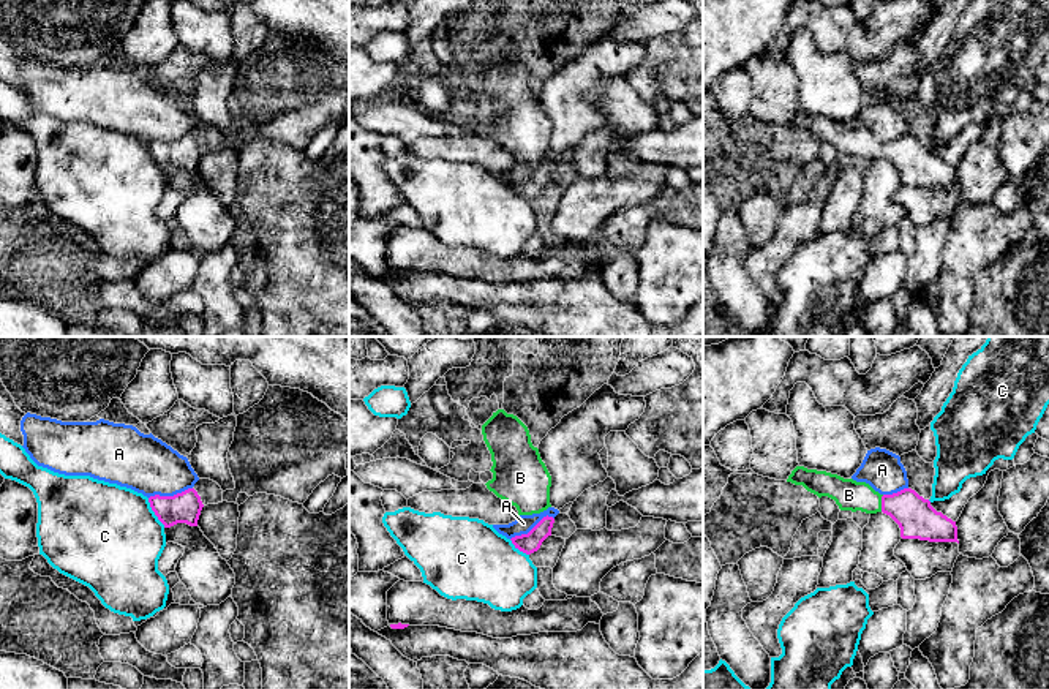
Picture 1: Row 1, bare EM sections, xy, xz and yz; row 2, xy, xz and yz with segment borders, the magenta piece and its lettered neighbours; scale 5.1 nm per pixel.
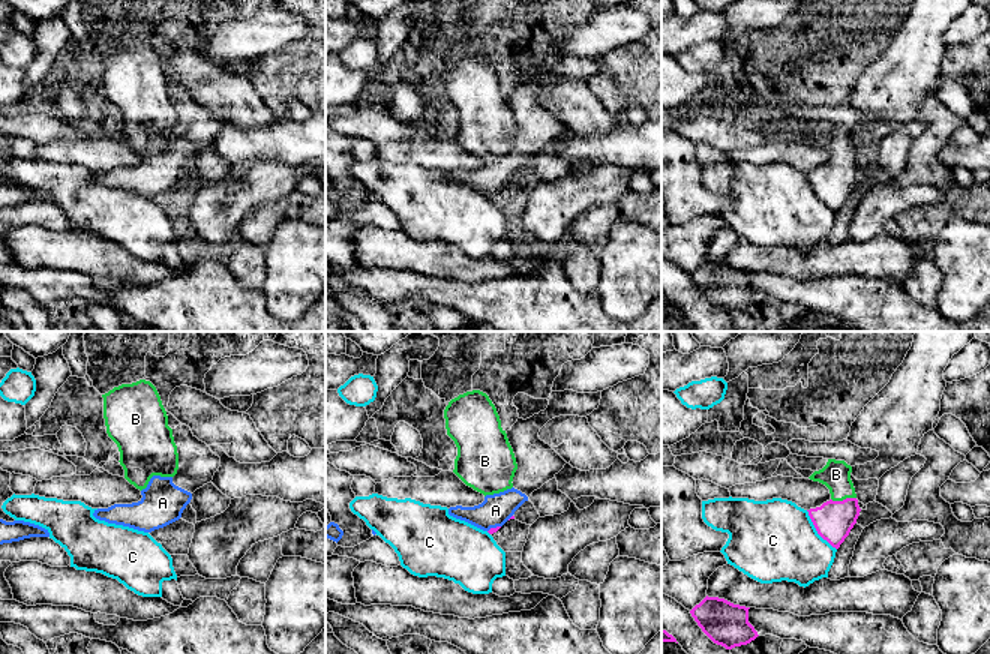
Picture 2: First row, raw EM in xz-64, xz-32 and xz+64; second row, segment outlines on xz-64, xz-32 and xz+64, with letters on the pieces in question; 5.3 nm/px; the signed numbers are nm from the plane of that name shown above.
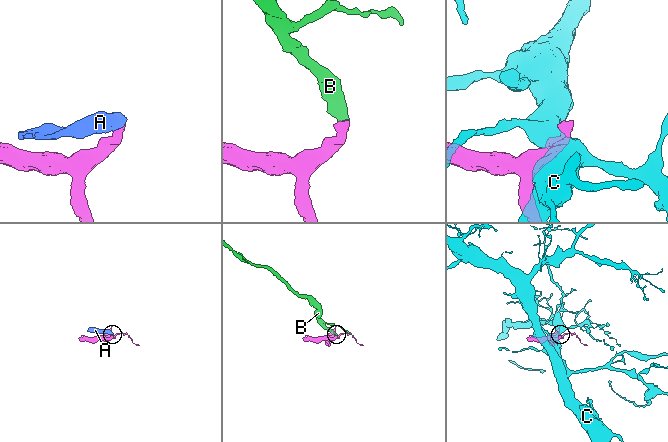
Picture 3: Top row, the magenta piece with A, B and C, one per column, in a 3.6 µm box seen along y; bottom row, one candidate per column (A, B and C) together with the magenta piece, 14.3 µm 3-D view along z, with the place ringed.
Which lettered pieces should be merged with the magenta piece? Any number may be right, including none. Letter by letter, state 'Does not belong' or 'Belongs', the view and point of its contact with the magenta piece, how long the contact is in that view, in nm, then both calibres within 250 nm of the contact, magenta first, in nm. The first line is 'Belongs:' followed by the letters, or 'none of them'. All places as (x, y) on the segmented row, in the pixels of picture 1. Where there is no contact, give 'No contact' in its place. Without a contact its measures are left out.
Belongs: B
A: Does not belong. Touches magenta at xy (169, 496). Shared border 240 nm. Thickness 160 nm (magenta) against 300 nm
B: Belongs. Touches magenta at yz (882, 503). Shared border 90 nm. Thickness 200 nm (magenta) against 160 nm
C: Does not belong. Touches magenta at xy (154, 511). Shared border 180 nm. Thickness 160 nm (magenta) against 500 nm

